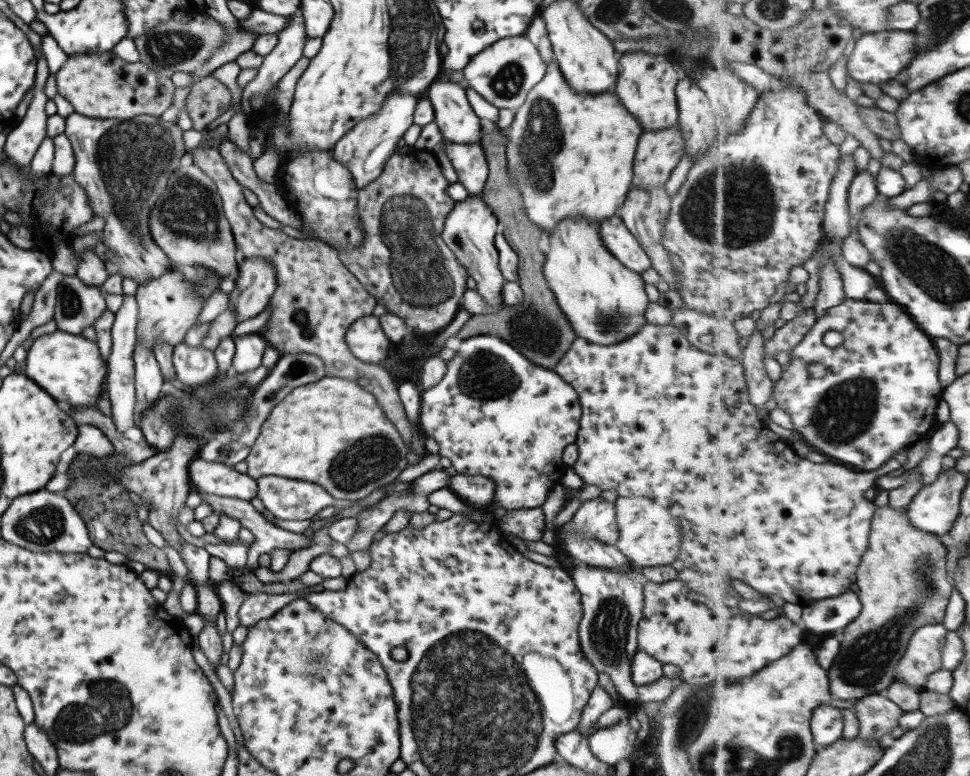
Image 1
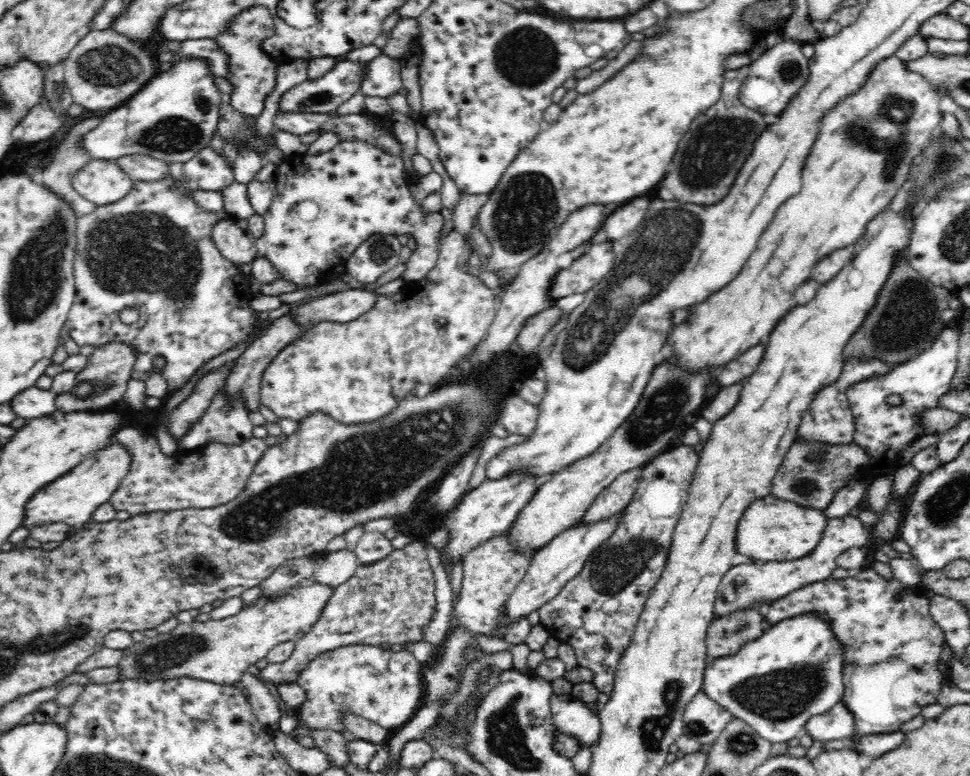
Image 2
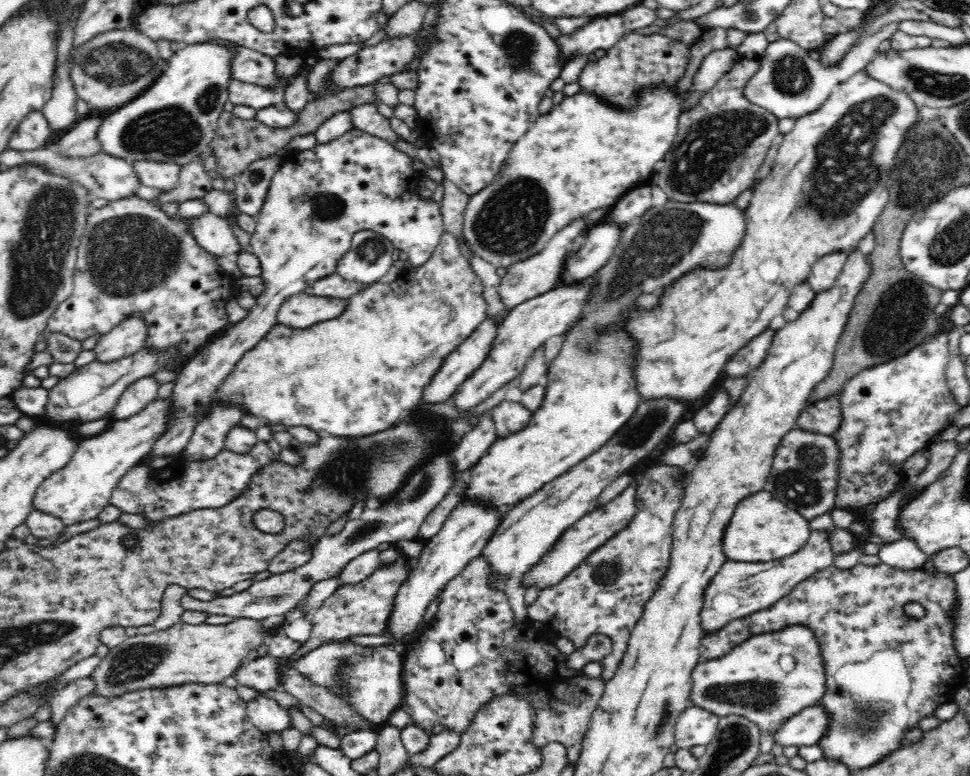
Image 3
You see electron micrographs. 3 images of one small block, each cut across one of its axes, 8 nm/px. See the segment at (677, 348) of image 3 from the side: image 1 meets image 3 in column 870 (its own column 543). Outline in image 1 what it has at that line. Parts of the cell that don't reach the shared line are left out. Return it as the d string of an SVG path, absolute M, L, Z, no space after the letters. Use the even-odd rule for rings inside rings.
M553 60L546 64L543 78L514 111L511 126L505 133L507 176L519 190L523 212L542 235L555 232L555 226L563 219L583 218L599 223L613 215L626 199L632 184L631 162L642 128L640 122L625 110L613 90L598 95L577 94L571 90Z

